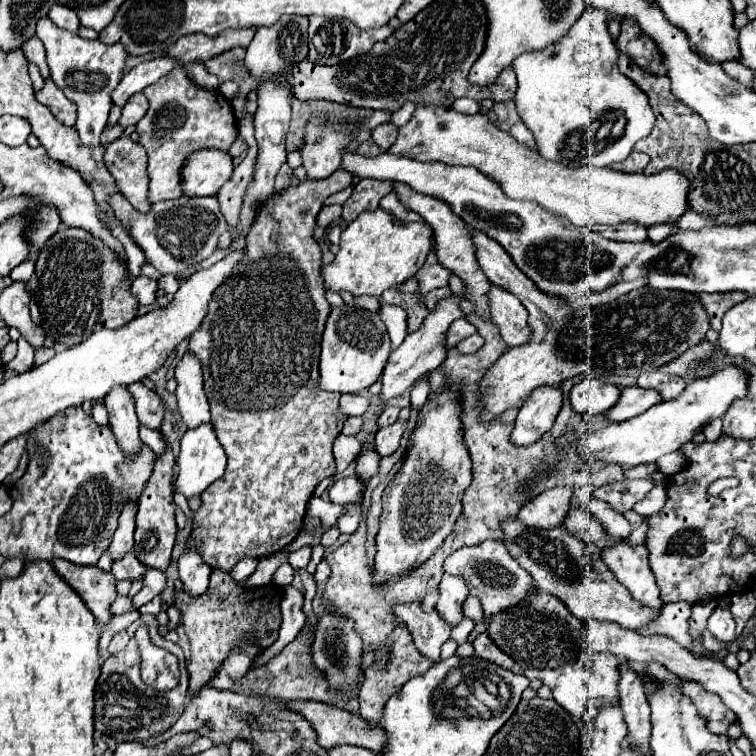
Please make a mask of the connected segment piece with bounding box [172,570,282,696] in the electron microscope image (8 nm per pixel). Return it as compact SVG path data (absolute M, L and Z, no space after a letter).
M220 570L212 572L210 586L202 596L192 598L184 592L174 592L172 606L180 610L184 632L190 638L190 652L192 652L192 658L188 662L188 674L190 674L188 694L190 696L198 694L200 688L210 682L220 662L224 662L228 652L240 642L240 638L244 638L240 634L252 630L262 648L268 648L276 642L278 628L282 624L280 600L282 600L280 586L266 584L258 588L246 588L244 584L234 582L230 574Z

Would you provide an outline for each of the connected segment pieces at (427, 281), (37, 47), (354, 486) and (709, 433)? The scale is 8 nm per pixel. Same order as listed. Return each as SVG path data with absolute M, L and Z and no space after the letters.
M432 252L426 260L426 264L422 266L422 270L418 270L416 278L420 282L420 290L422 292L430 292L434 288L440 288L440 286L446 286L448 284L448 278L450 278L450 270L446 270L438 260L436 260L436 254Z
M34 36L34 38L30 38L30 40L24 44L22 50L24 50L24 56L26 56L32 64L36 64L36 66L40 68L42 78L48 80L48 78L50 78L50 70L48 70L48 64L46 64L46 54L44 54L42 42L36 40L36 36Z
M346 476L334 482L330 488L330 500L334 504L362 504L364 498L364 482L356 476Z
M716 418L714 422L708 422L708 426L704 426L706 440L718 440L718 434L722 434L722 418Z

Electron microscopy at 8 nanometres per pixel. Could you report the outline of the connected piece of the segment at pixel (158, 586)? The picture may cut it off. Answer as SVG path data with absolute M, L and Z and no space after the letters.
M148 570L146 578L144 578L144 584L142 584L142 590L136 596L132 596L132 606L134 608L144 606L154 596L158 596L164 590L164 586L166 586L164 572L160 572L160 570Z

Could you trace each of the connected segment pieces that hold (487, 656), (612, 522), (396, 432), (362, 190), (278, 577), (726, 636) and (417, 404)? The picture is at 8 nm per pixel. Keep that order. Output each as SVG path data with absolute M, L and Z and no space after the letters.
M478 634L472 644L474 644L474 650L476 650L476 656L480 656L480 658L484 658L488 662L494 662L494 664L498 664L502 668L508 668L508 670L514 666L512 658L506 656L496 644L492 644L488 634Z
M592 498L588 502L588 510L604 524L604 528L608 530L610 536L614 536L616 540L628 540L630 532L632 532L632 526L628 524L628 520L610 508L610 504L598 500L598 498Z
M396 422L396 424L392 424L392 426L386 426L386 428L378 430L378 432L376 432L376 438L374 438L376 452L378 452L380 456L390 456L392 452L396 452L404 430L406 430L406 422Z
M360 180L354 188L352 196L342 206L342 224L344 230L360 212L370 210L370 206L378 206L380 200L390 194L394 188L394 182L378 182L378 180Z
M282 564L276 572L274 572L274 582L278 582L282 588L290 586L294 580L294 570L290 564Z
M716 608L712 612L712 616L708 618L708 630L712 632L712 636L722 642L722 644L732 644L734 638L736 638L736 632L734 632L734 620L732 620L732 614L728 608Z
M429 374L425 375L418 383L414 384L411 389L411 405L418 410L424 406L429 396L430 384L428 377Z

